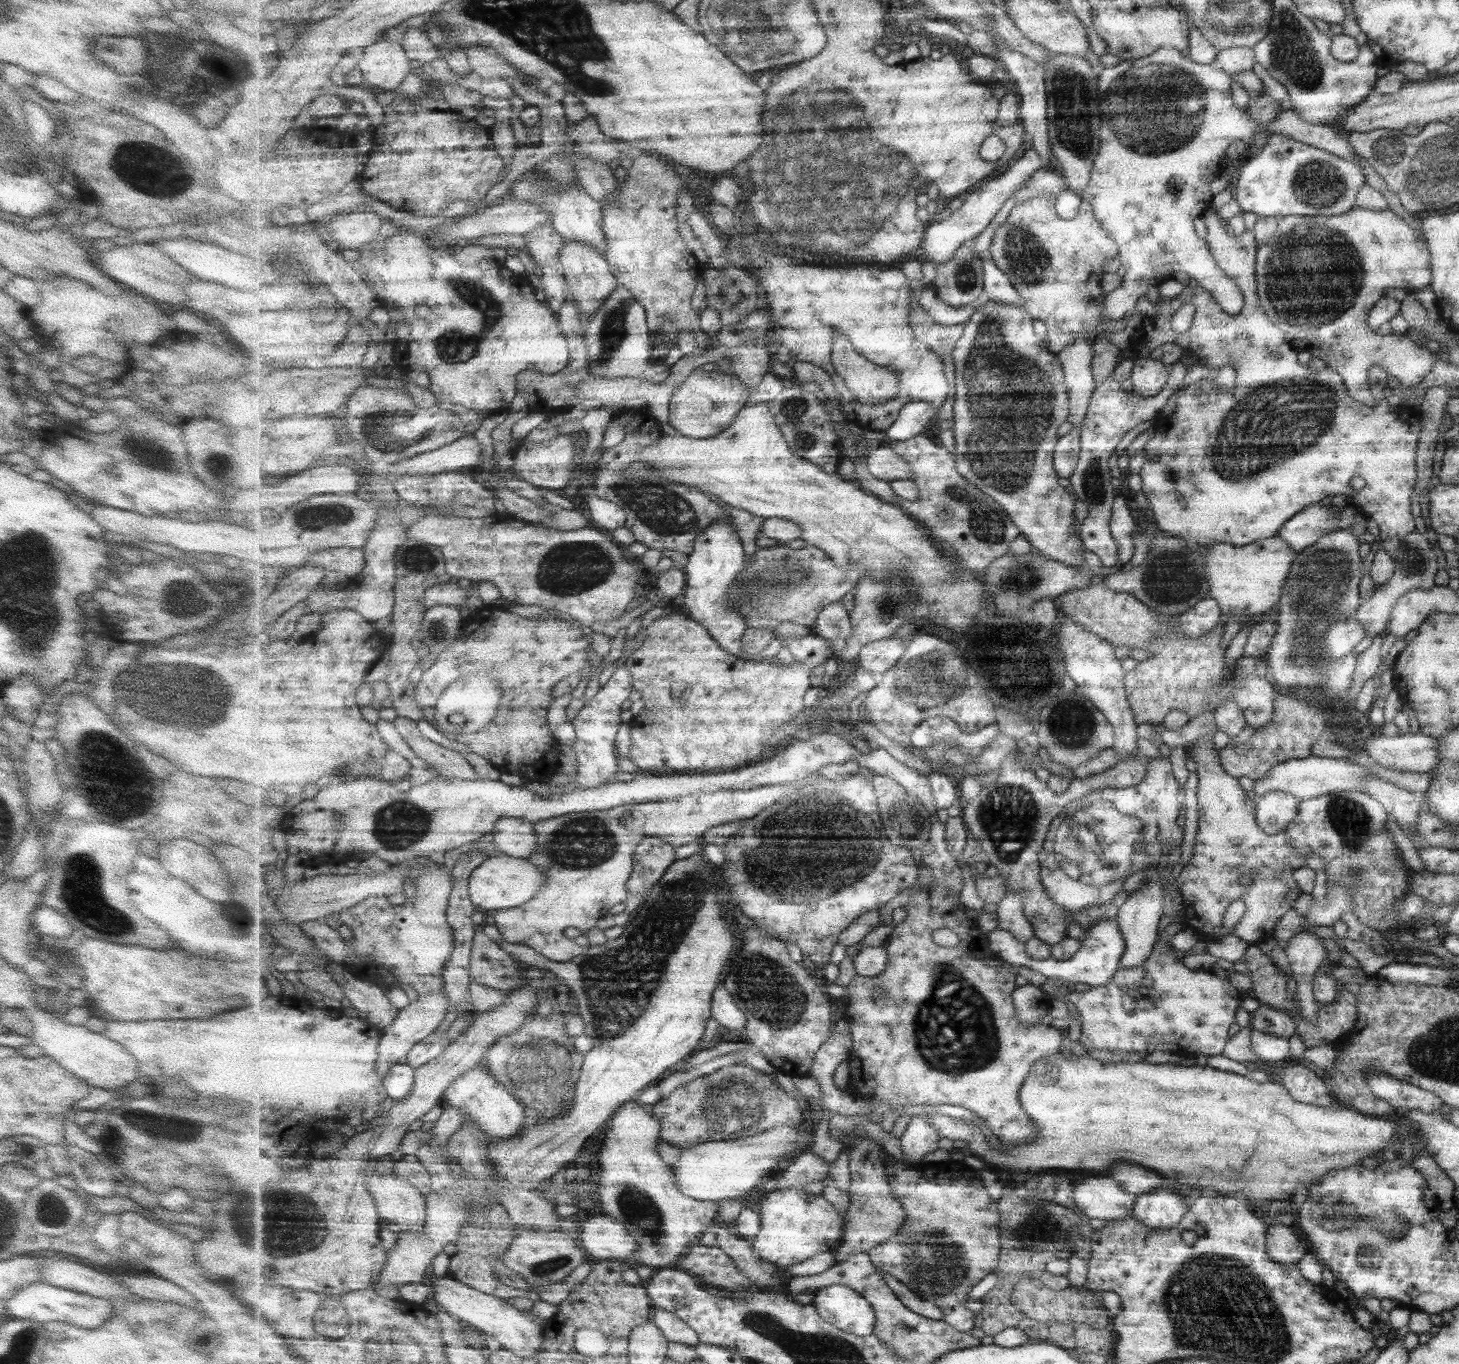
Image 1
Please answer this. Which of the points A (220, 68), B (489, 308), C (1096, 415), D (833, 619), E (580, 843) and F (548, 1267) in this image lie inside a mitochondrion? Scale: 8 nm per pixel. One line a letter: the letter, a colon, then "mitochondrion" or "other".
A: other
B: mitochondrion
C: other
D: mitochondrion
E: mitochondrion
F: mitochondrion

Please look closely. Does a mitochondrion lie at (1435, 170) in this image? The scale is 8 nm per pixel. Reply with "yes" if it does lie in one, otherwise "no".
yes

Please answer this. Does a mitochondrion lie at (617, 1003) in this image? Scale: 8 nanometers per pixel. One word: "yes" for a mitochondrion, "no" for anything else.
yes

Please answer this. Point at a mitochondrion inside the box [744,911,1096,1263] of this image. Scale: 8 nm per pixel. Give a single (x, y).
(961, 1036)

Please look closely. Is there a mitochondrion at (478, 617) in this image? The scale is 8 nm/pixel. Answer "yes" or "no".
no

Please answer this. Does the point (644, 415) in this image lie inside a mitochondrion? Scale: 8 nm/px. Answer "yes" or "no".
no

